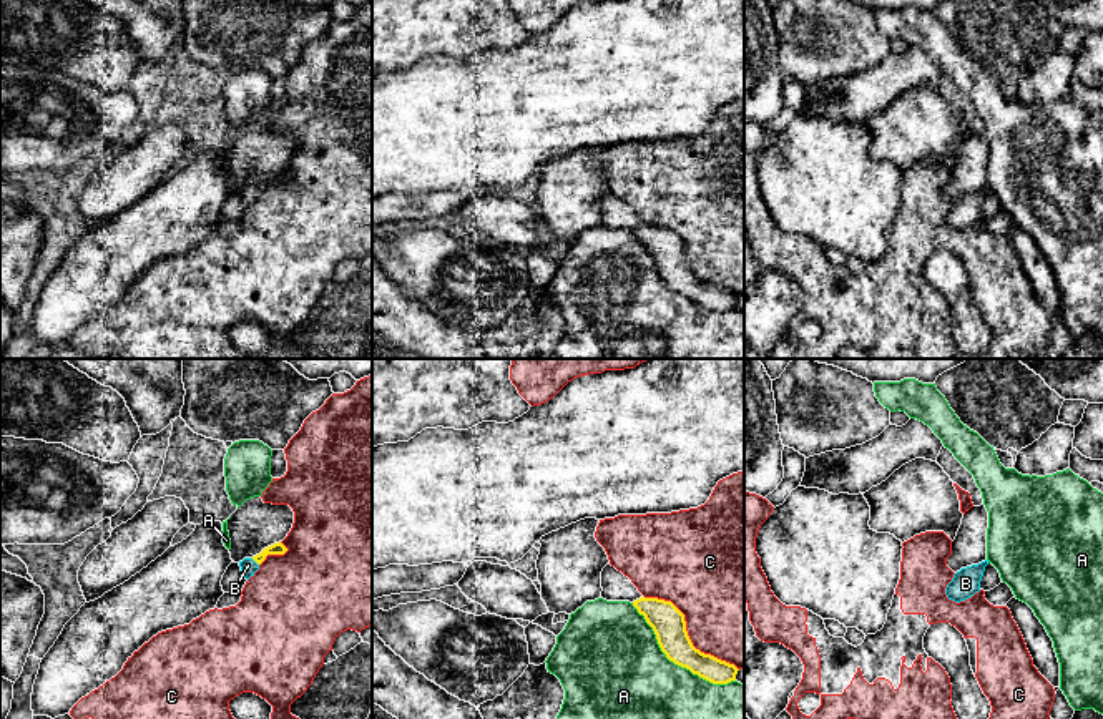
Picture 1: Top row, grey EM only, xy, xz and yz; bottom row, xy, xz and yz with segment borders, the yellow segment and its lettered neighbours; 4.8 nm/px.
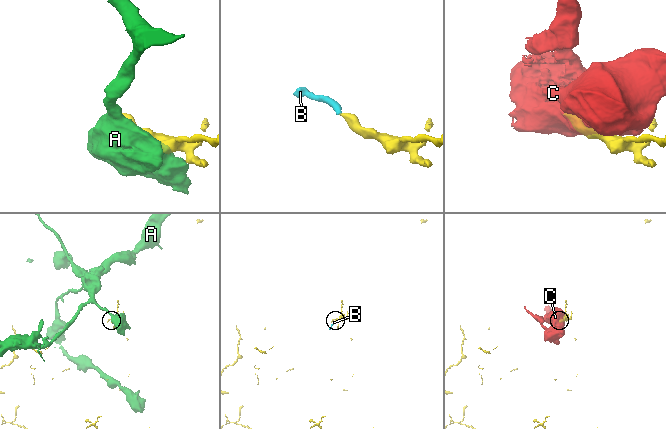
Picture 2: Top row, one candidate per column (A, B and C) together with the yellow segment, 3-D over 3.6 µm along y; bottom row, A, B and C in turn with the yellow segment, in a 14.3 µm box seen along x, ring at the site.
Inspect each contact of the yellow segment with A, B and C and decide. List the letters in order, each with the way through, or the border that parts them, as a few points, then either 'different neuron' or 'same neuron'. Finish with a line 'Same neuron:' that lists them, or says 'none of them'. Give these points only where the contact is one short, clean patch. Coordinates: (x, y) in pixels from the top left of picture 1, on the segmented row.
A: different neuron
B: runs through xy (278, 548), (268, 550), (254, 560), (248, 565); same neuron
C: different neuron
Same neuron: B

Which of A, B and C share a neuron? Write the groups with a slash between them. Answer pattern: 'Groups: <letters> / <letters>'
Groups: A / B / C

